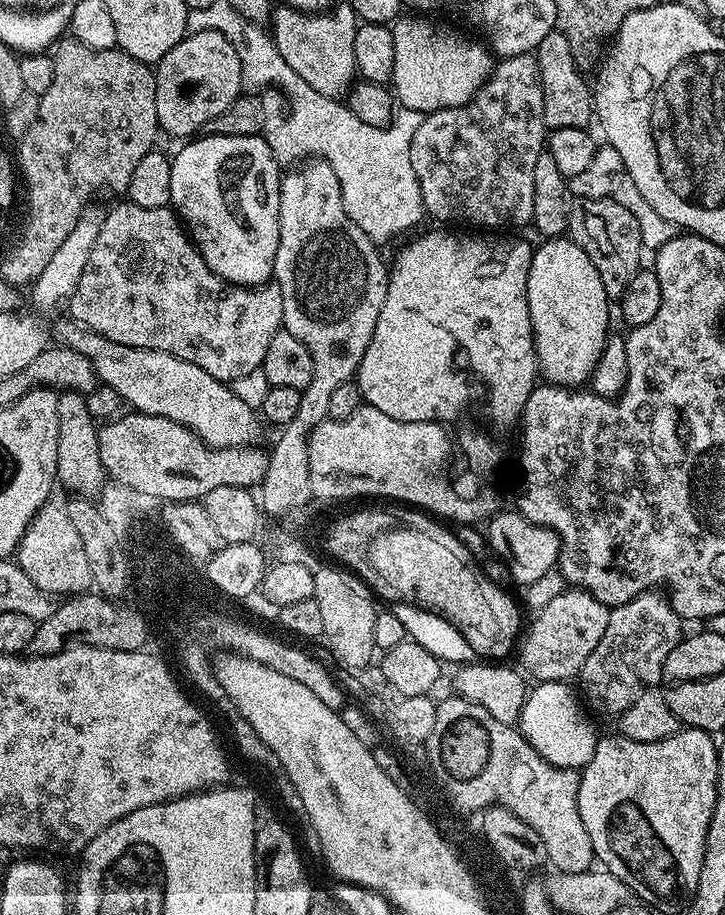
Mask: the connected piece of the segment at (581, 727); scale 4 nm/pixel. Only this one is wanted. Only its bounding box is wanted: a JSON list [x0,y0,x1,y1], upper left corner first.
[518,680,598,770]

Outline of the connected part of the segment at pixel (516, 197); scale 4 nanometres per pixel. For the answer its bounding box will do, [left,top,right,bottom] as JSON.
[410,54,546,230]

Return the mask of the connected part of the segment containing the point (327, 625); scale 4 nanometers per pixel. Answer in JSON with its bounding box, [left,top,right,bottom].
[312,566,378,670]

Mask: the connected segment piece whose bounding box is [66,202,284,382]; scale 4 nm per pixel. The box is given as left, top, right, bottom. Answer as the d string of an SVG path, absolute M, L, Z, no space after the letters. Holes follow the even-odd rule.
M123 203L110 209L101 219L98 242L94 242L94 250L90 250L90 262L86 262L86 270L82 270L82 278L78 278L78 286L66 304L72 311L69 312L71 319L110 338L110 342L174 354L206 370L206 374L216 380L231 382L250 374L250 370L263 368L266 350L270 350L270 338L282 330L284 322L282 290L278 285L275 282L259 286L226 283L218 273L210 270L171 207L147 208ZM175 236L176 252L167 248L168 240ZM140 240L144 240L148 253L132 252Z

